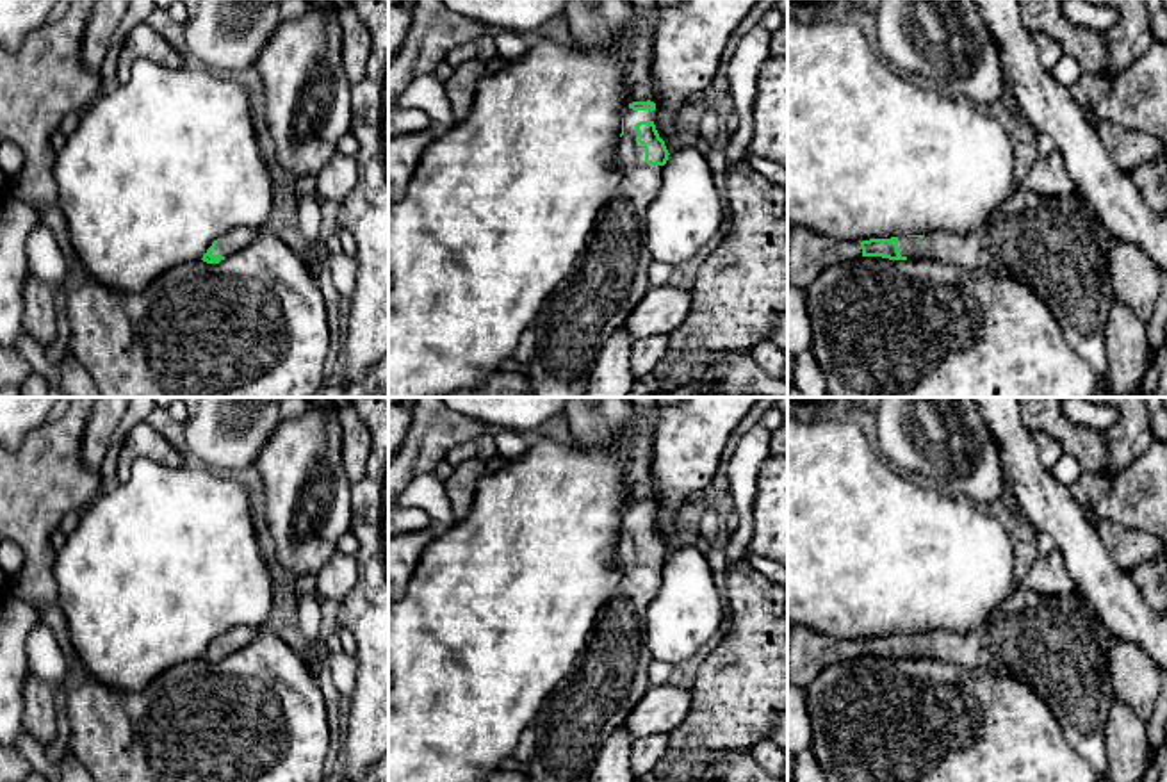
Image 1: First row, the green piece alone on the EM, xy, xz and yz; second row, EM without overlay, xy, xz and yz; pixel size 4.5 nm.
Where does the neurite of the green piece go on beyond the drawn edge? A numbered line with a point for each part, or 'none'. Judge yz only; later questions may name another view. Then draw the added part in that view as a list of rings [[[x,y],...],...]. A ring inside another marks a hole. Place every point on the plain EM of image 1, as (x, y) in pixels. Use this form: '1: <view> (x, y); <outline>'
1: yz (1057, 645); [[[1017,586],[969,632],[898,636],[907,657],[991,668],[1028,684],[1049,707],[1067,743],[1110,782],[1106,723],[1115,704],[1108,652],[1115,634],[1076,591],[1053,597]]]
2: yz (809, 652); [[[791,625],[788,632],[788,680],[807,686],[825,666],[862,656],[861,641]]]

